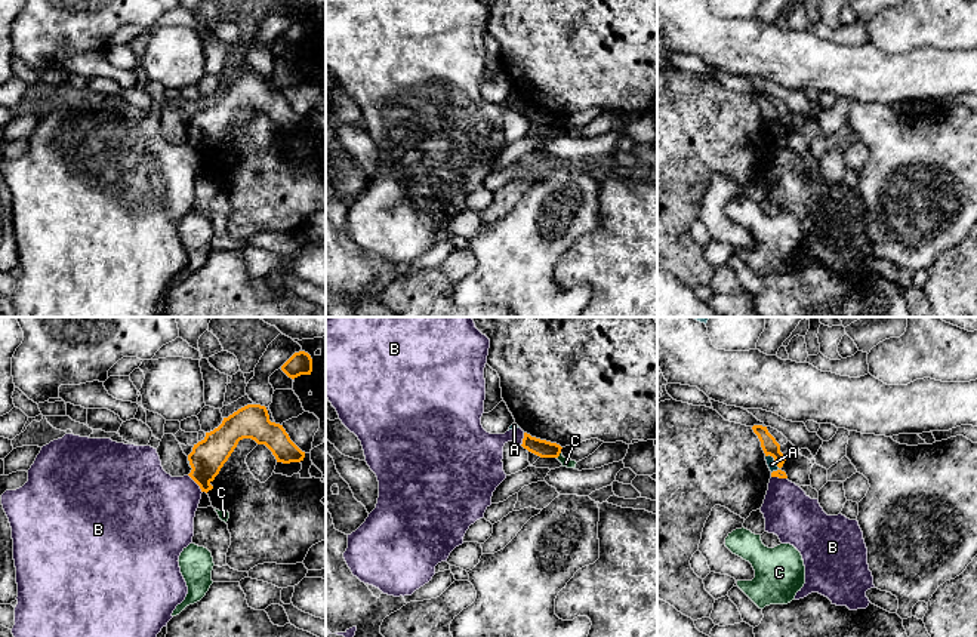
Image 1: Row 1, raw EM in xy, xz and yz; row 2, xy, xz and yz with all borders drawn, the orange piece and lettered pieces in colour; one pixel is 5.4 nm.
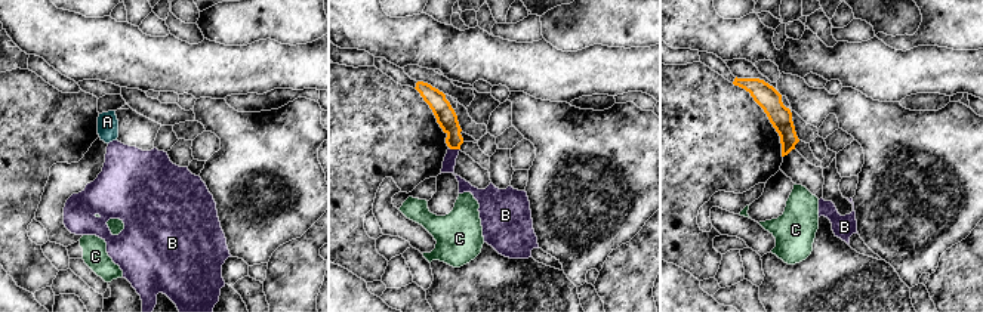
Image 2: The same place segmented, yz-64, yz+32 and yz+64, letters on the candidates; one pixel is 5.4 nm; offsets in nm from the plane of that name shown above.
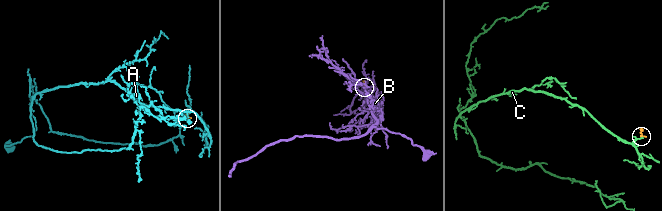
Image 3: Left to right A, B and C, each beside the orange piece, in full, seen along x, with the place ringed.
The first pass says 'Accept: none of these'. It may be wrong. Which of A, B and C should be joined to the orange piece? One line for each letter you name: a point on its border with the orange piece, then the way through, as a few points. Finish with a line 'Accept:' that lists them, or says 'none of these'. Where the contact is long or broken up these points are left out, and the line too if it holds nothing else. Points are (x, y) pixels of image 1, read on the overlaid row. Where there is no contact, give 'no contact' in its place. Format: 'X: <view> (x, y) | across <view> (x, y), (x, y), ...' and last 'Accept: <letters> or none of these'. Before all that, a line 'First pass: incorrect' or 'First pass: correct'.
First pass: correct
Accept: none of these

